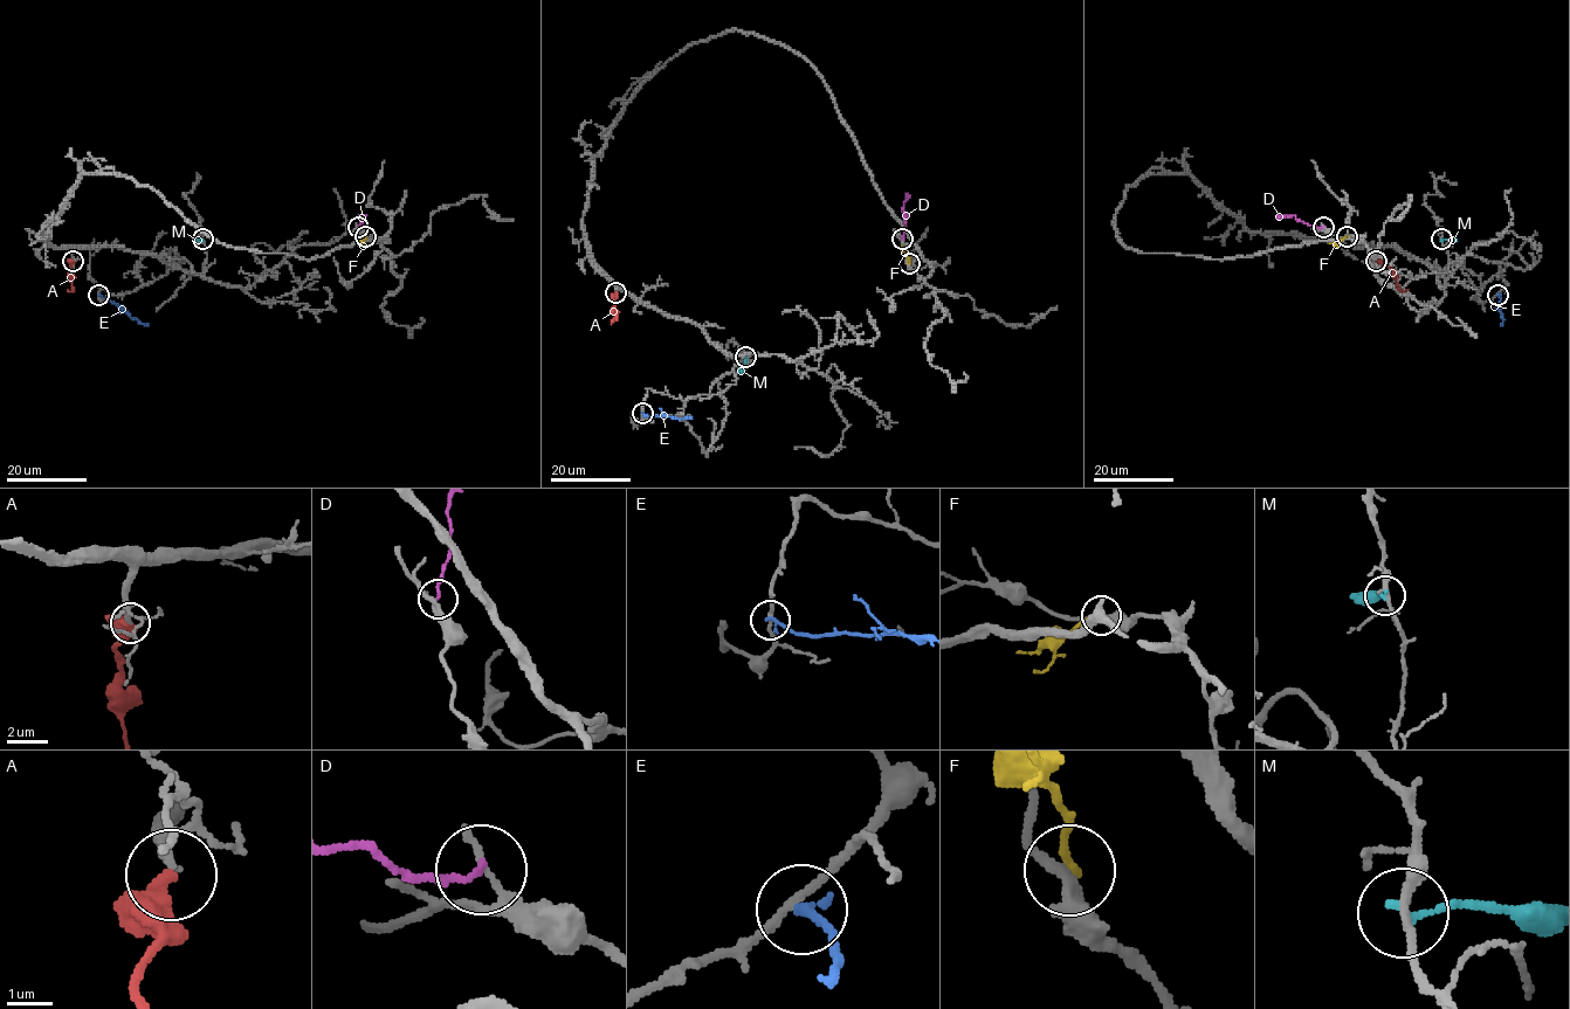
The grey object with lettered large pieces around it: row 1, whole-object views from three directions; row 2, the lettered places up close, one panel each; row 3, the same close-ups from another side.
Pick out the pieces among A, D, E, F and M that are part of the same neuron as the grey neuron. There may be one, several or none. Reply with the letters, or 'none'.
none

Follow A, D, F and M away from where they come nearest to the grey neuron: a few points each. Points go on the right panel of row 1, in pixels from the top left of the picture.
A: (1376, 261), (1390, 268), (1400, 289), (1407, 289)
D: (1323, 226), (1300, 221), (1294, 215), (1278, 219)
F: (1347, 236), (1330, 243)
M: (1440, 240), (1457, 240)

